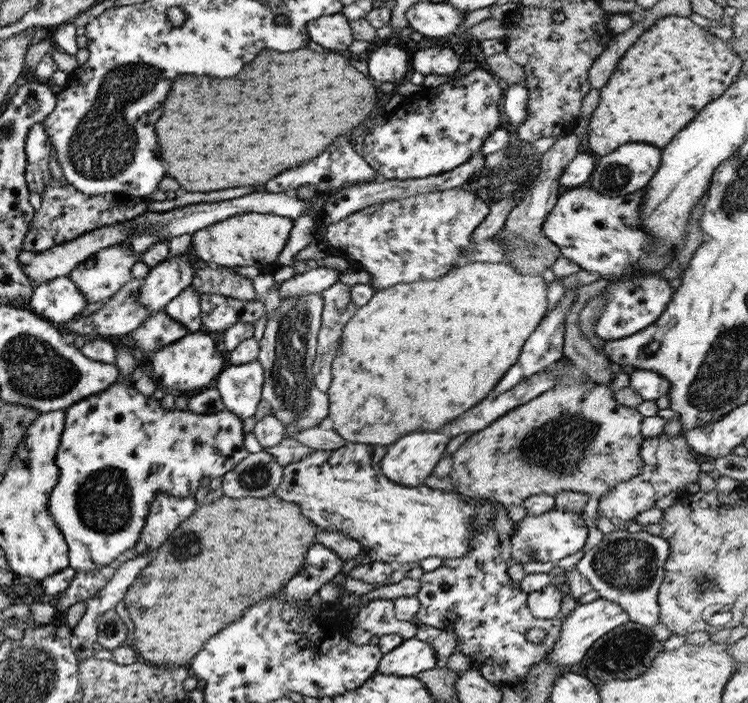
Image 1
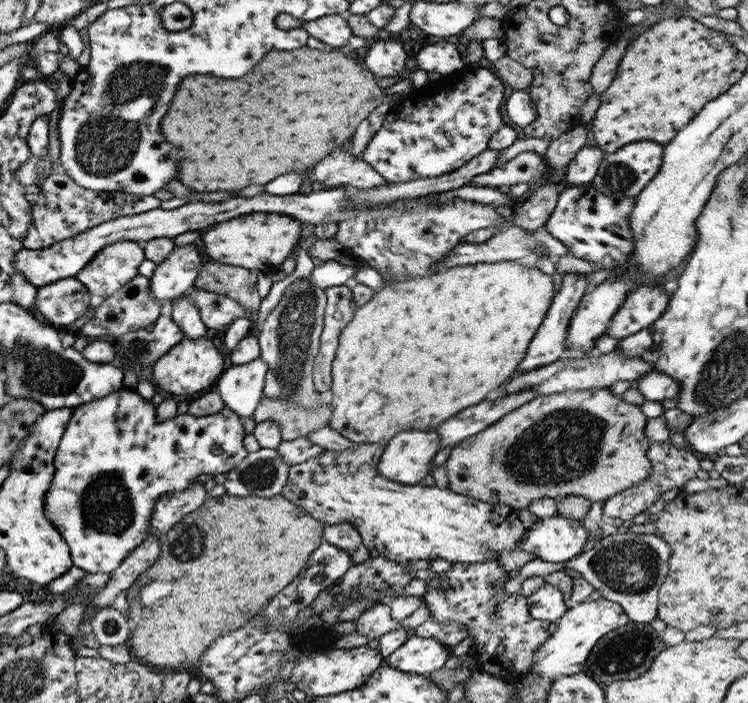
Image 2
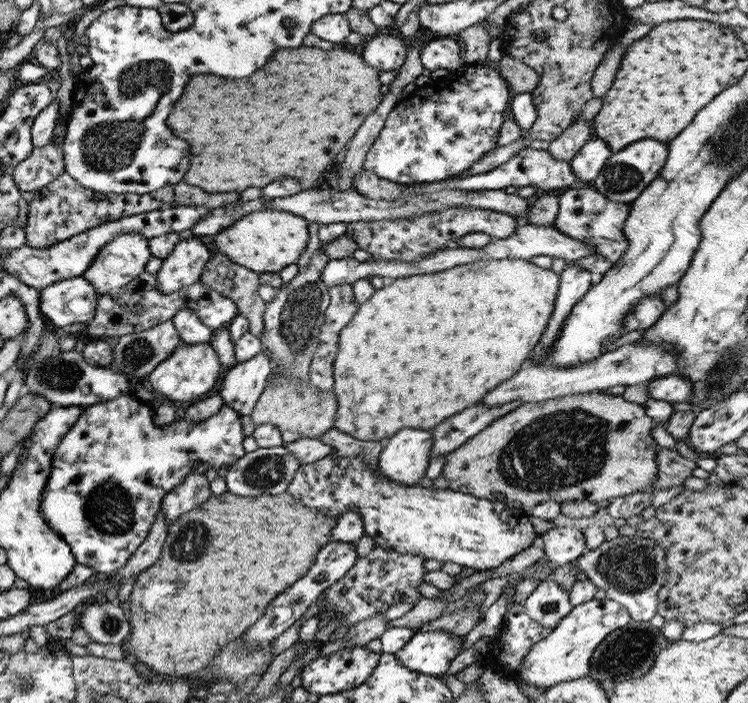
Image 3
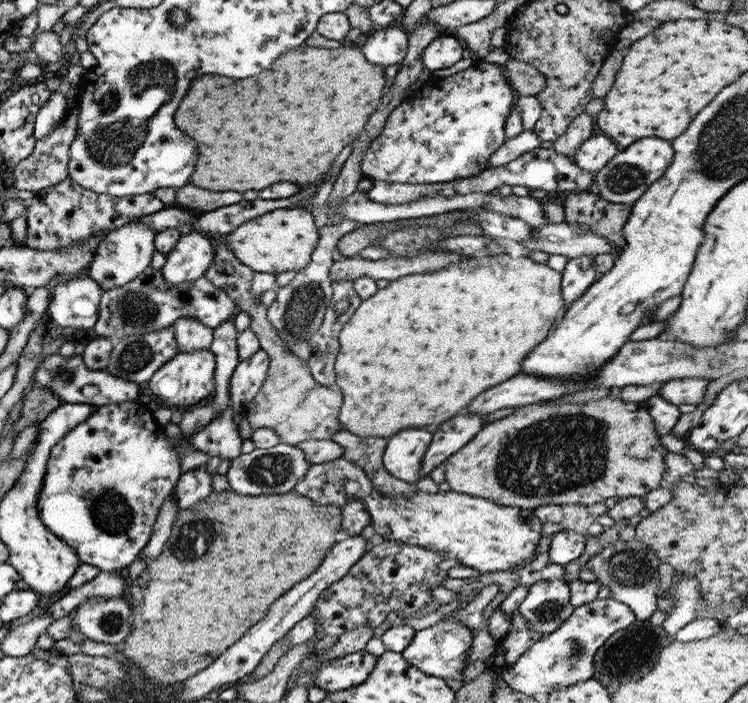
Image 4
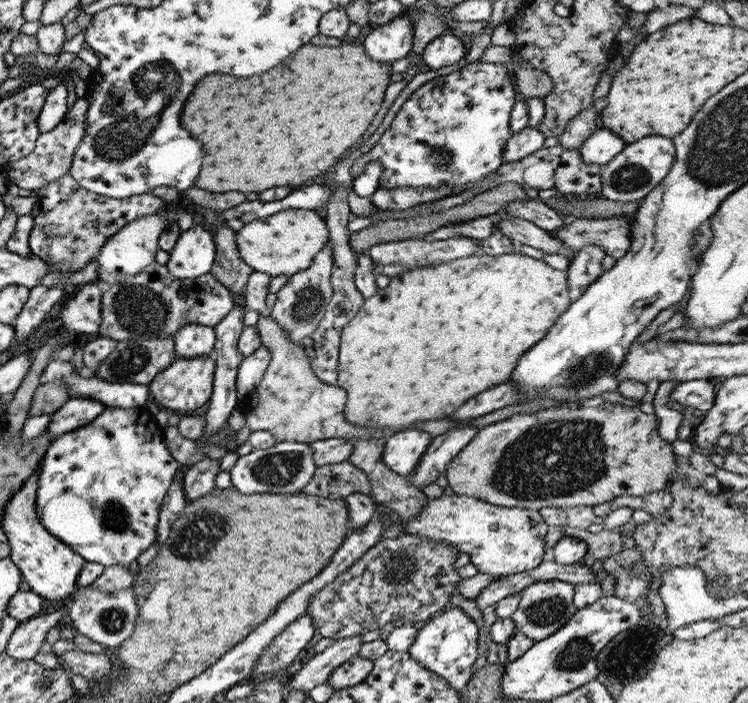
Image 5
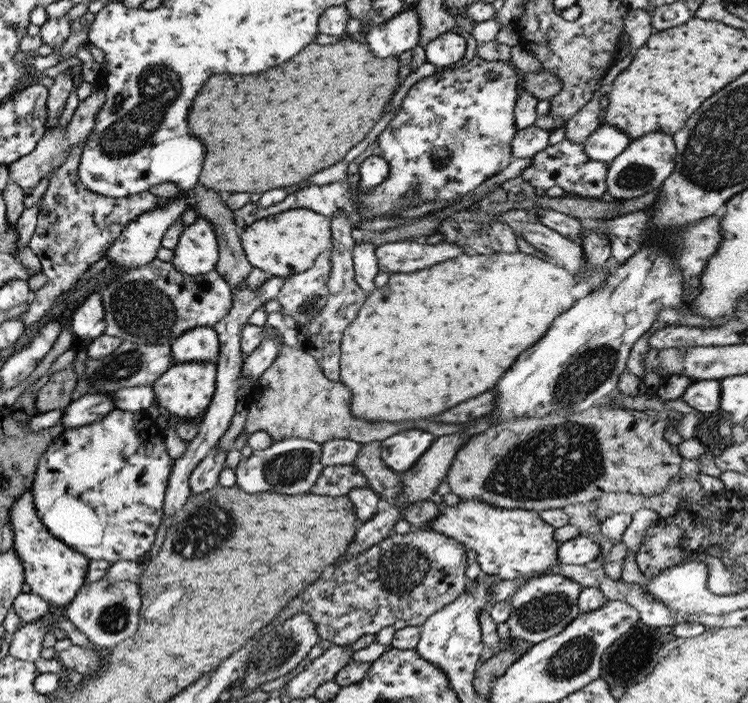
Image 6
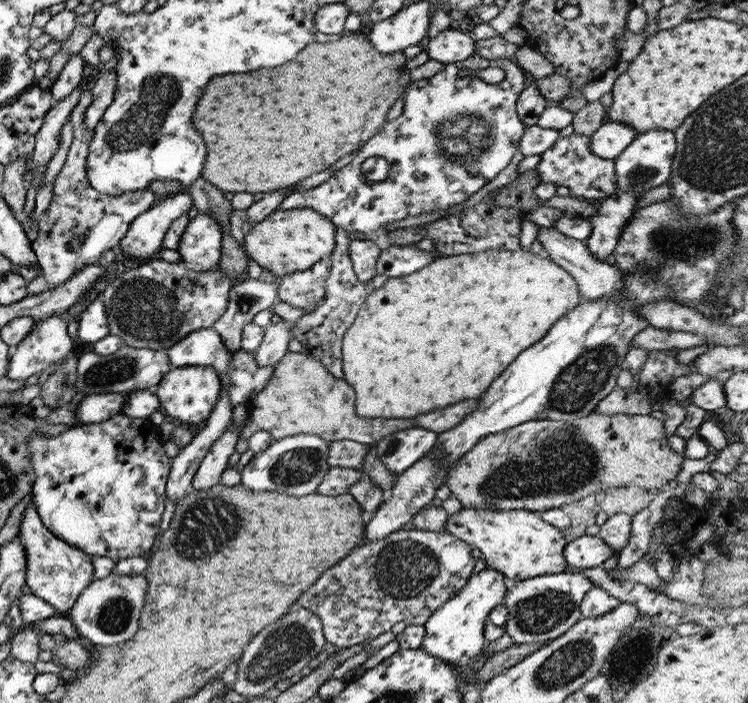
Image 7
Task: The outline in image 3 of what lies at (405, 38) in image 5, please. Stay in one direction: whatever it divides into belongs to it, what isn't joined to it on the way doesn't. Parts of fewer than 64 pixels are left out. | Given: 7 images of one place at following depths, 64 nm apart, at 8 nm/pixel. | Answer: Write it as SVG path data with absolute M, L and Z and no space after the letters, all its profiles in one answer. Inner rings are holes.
M381 30L373 36L365 47L365 63L377 70L396 70L404 64L407 57L407 43L390 32Z

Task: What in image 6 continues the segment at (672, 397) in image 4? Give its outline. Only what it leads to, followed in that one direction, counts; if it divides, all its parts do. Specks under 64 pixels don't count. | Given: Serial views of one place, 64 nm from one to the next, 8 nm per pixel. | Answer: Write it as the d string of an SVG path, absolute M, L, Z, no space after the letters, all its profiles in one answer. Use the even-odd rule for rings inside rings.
M696 380L691 383L682 394L681 398L702 413L719 410L721 397L720 380Z

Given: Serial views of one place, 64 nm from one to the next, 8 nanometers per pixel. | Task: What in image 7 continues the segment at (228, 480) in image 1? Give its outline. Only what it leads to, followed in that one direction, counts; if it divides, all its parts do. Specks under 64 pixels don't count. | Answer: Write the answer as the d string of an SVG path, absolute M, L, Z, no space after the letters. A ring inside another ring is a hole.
M312 434L274 440L264 453L255 453L250 462L239 471L241 484L254 491L280 492L297 497L312 494L331 468L328 465L328 452L330 442Z

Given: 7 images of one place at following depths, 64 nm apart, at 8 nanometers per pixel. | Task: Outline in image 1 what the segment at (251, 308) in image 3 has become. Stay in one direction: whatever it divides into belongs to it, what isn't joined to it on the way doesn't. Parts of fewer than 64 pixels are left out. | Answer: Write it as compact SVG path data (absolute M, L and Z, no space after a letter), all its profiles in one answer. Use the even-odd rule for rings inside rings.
M201 265L194 273L193 287L201 293L224 295L240 300L259 298L252 281L224 266Z

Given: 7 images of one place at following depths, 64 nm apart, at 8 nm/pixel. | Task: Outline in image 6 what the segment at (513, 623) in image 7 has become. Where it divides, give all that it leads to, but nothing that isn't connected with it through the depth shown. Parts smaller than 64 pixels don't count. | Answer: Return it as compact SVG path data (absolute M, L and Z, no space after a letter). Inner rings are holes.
M548 574L530 578L522 583L510 598L513 609L507 623L511 630L511 640L524 639L535 645L562 632L568 623L581 613L577 600L584 587L566 577Z

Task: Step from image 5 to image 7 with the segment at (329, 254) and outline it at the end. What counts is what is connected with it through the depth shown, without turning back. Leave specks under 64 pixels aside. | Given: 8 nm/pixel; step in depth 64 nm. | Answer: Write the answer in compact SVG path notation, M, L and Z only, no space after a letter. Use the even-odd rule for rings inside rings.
M320 259L308 270L285 274L279 279L279 301L310 313L325 299L328 264Z

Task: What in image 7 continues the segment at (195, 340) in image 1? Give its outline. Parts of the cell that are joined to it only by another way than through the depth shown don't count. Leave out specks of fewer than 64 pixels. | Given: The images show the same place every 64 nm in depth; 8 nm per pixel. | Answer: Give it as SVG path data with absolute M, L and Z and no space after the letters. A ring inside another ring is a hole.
M183 366L171 368L153 389L168 416L178 419L183 426L198 430L215 407L223 384L216 369L209 366Z

